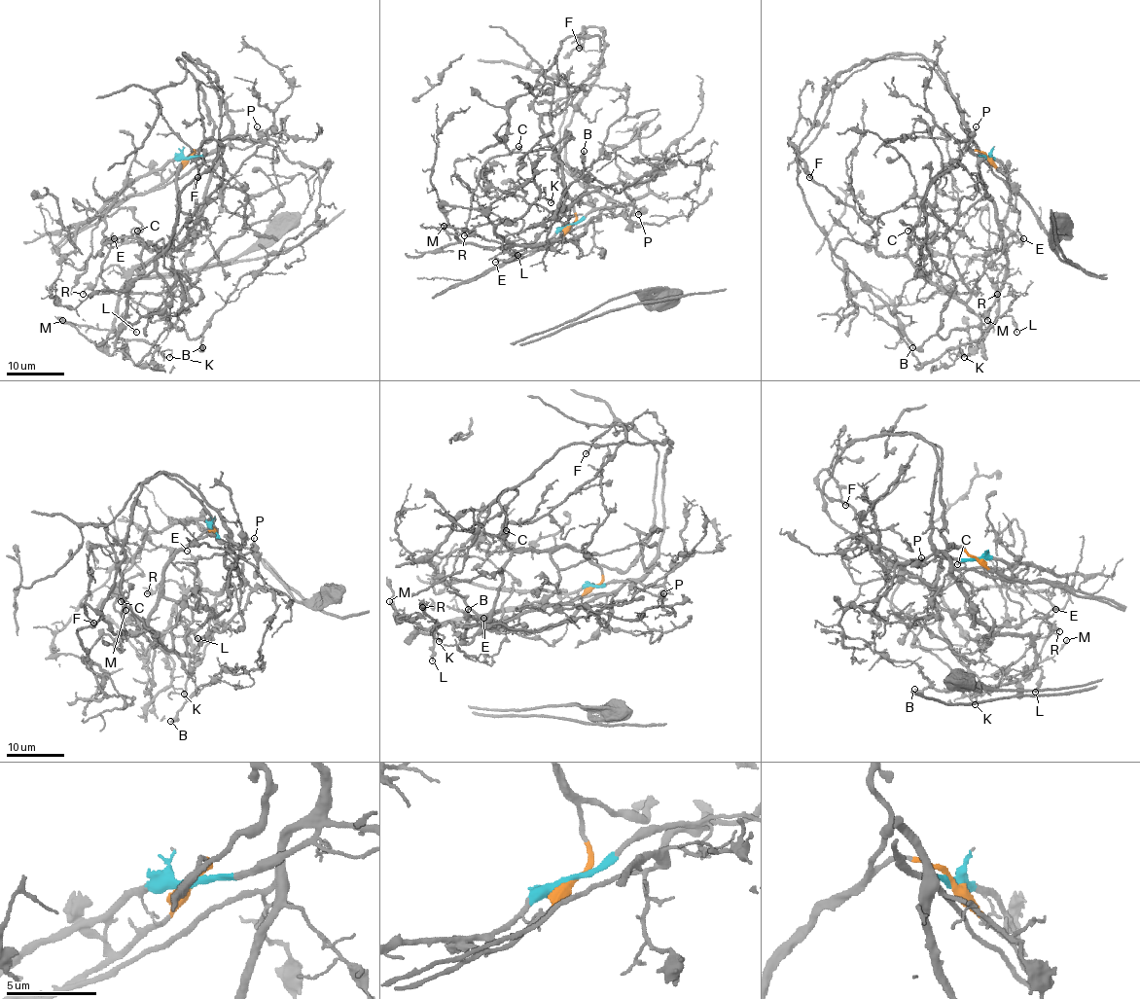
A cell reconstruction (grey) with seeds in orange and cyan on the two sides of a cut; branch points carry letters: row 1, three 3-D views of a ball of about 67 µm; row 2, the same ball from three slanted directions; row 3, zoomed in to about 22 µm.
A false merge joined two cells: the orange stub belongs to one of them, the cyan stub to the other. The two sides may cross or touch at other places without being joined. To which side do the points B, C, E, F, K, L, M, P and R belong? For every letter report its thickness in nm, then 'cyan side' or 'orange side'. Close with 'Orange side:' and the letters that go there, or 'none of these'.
B: 190 nm | orange side
C: 150 nm | orange side
E: 120 nm | orange side
F: 110 nm | orange side
K: 120 nm | cyan side
L: 140 nm | cyan side
M: 190 nm | cyan side
P: 120 nm | cyan side
R: 150 nm | cyan side
Orange side: B, C, E, F

